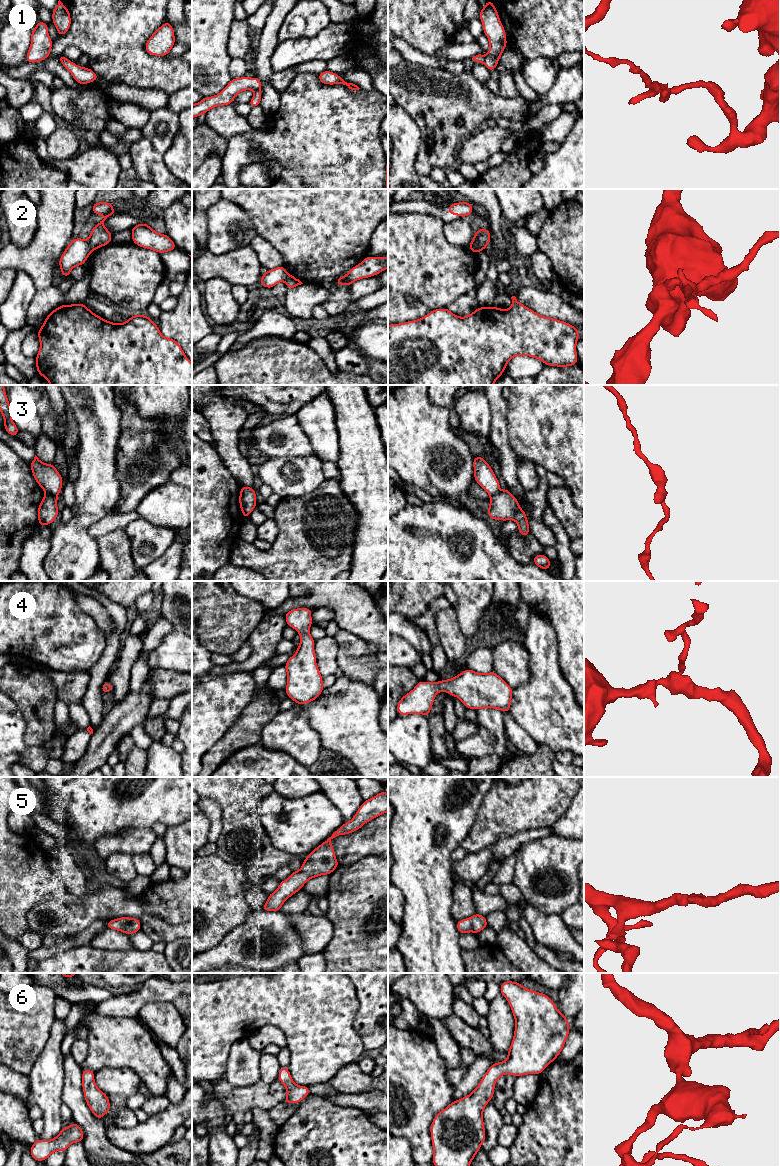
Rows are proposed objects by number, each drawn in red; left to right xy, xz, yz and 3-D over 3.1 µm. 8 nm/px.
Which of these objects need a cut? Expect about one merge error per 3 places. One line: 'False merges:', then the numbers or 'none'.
False merges: 1, 2, 3

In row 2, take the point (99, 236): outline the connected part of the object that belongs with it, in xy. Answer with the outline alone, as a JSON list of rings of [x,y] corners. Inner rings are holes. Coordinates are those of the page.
[[[95,202],[92,205],[92,211],[95,215],[102,215],[105,218],[97,223],[90,232],[89,243],[92,250],[106,246],[111,243],[112,233],[105,228],[104,221],[116,214],[112,202]]]

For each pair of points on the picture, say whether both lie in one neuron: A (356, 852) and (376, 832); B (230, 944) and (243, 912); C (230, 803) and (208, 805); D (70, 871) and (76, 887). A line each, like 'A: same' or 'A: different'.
A: same
B: different
C: different
D: same

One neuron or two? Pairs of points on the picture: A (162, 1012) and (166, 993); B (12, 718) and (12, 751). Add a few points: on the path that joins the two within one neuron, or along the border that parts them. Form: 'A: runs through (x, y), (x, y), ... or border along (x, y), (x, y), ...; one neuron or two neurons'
A: border along (171, 1001), (151, 1001), (141, 1008); two neurons
B: runs through (12, 726), (12, 743); one neuron

